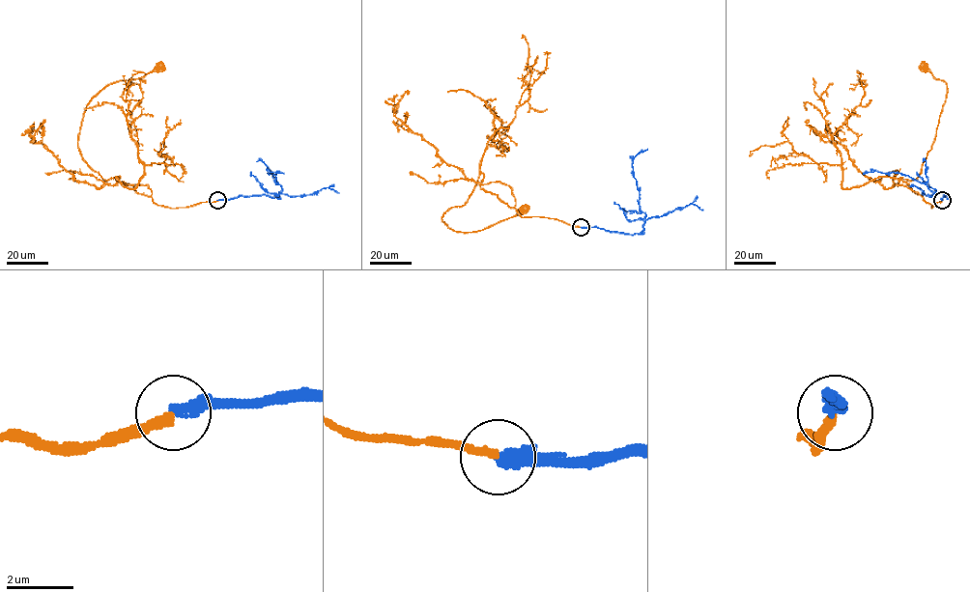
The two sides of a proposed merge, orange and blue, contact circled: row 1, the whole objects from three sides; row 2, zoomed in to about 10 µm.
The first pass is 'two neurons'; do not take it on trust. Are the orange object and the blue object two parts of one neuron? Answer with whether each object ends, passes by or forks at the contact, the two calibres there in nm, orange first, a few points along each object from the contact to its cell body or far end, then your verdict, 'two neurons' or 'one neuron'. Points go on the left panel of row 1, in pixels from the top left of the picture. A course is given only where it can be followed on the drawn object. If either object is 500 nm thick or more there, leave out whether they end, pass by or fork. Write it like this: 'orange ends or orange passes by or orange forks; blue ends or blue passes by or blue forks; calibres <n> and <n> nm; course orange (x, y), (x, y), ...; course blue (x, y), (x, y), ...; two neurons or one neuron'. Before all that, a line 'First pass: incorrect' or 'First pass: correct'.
First pass: correct
orange ends; blue ends; calibres 260 and 360 nm; course orange (217, 200), (158, 206), (120, 177), (103, 179), (82, 156), (86, 105), (111, 84), (160, 67); course blue (217, 200), (240, 195), (275, 197), (282, 187), (275, 182), (275, 175), (269, 171), (284, 174); two neurons

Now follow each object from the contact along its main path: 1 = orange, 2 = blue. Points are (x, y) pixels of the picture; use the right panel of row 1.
1: (942, 200), (931, 208), (906, 183), (887, 177), (916, 179), (931, 147), (947, 88), (925, 67)
2: (942, 200), (944, 195), (949, 195), (932, 192), (925, 183), (907, 175), (877, 171), (863, 174)

